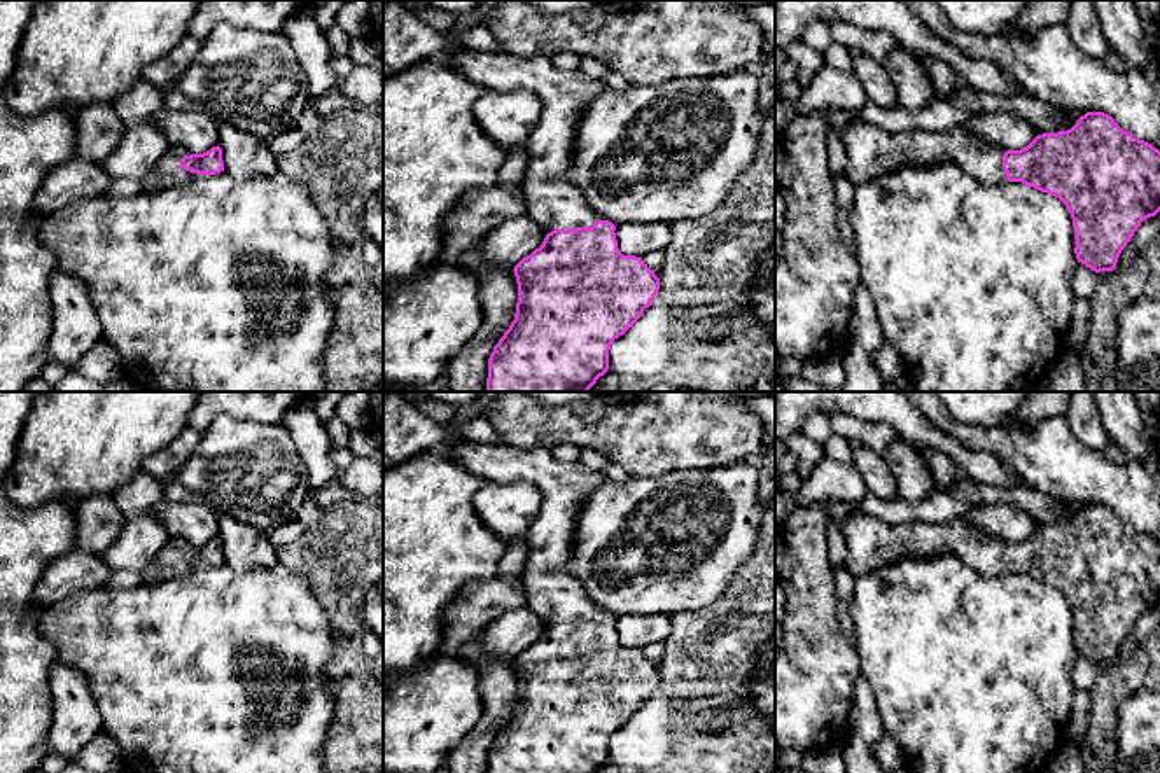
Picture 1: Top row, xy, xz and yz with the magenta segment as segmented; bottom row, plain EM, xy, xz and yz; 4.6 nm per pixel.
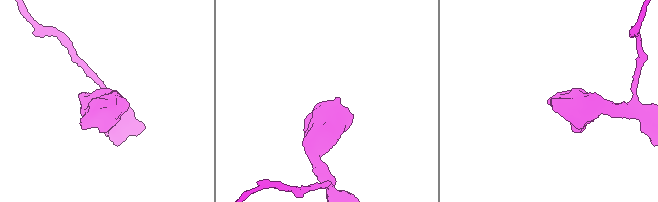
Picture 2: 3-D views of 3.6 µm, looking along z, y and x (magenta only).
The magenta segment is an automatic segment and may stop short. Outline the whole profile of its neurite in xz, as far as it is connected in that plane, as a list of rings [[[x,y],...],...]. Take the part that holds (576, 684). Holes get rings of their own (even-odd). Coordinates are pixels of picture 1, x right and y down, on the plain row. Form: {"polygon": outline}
{"polygon": [[[464,439],[439,451],[486,483],[530,483],[542,495],[528,533],[521,574],[527,607],[548,624],[542,637],[514,658],[518,694],[514,712],[493,738],[486,773],[597,773],[609,761],[611,736],[651,698],[660,670],[640,649],[623,647],[616,617],[597,612],[581,582],[567,572],[574,523],[588,497],[605,481],[581,462],[562,462],[546,448],[521,449],[506,442]]]}

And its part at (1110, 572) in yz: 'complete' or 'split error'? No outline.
split error

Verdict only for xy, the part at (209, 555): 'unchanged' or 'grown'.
grown

